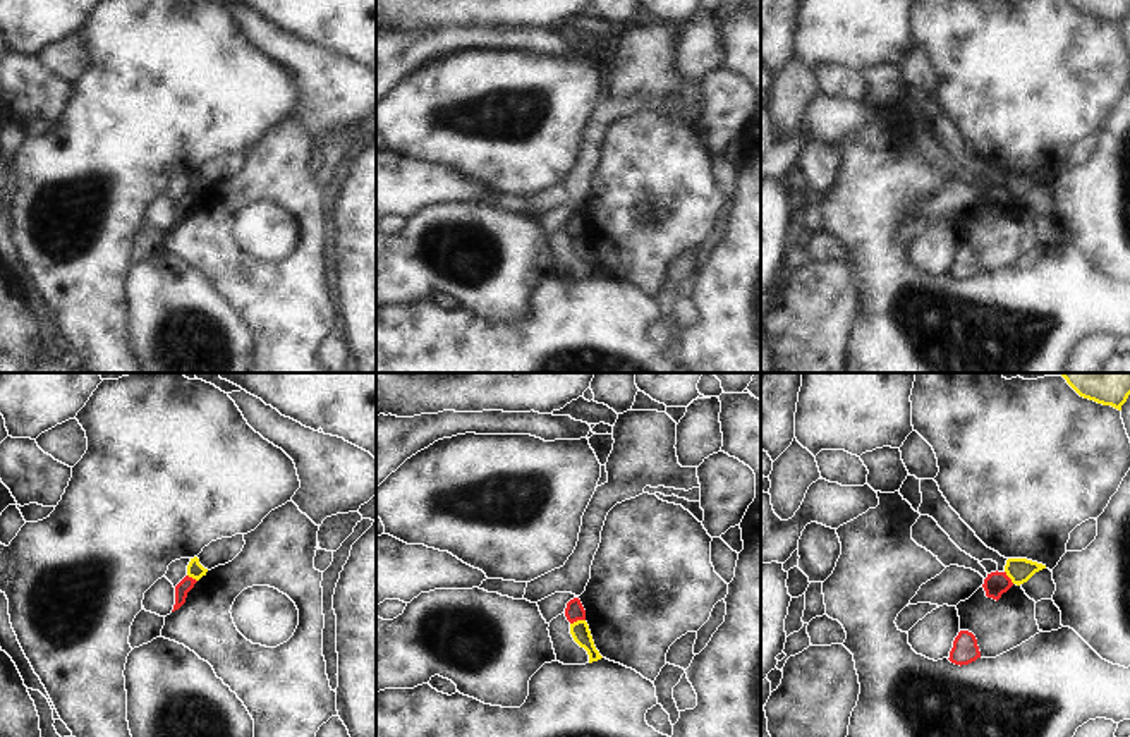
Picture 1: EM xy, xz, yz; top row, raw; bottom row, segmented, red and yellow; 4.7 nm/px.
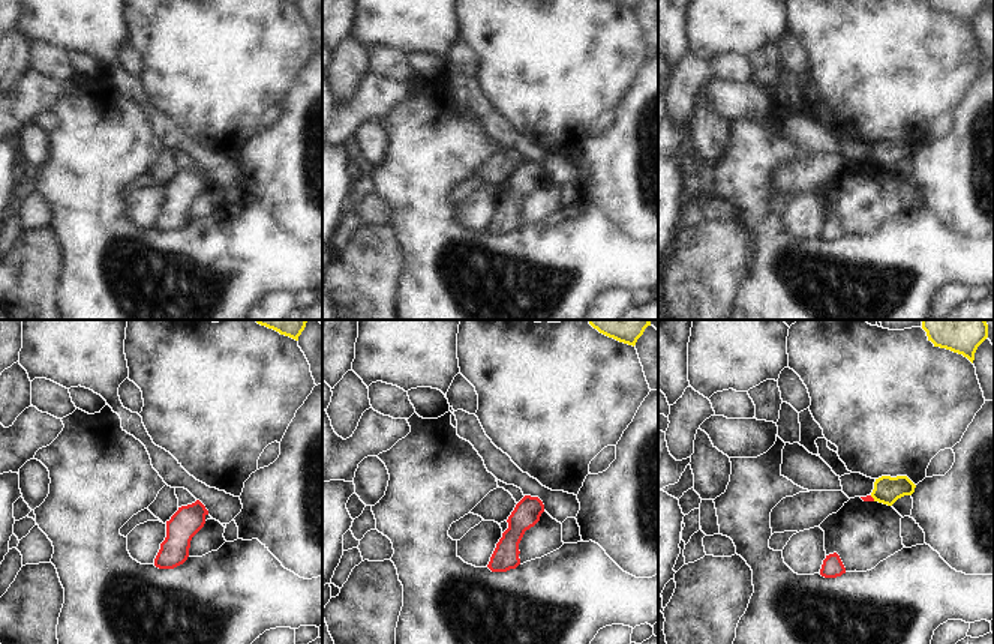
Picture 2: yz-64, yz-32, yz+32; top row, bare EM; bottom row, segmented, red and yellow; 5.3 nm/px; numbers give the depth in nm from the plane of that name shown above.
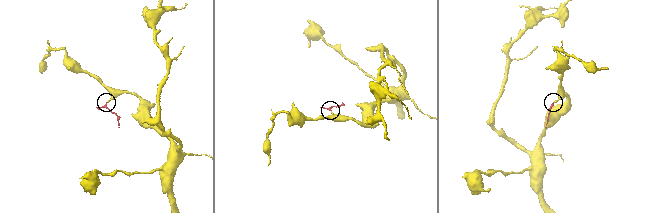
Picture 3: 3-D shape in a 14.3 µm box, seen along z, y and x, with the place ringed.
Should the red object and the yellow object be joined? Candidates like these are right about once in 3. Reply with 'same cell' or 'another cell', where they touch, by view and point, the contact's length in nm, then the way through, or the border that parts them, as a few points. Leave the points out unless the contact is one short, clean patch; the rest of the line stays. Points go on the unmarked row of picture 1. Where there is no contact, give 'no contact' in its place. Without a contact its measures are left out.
another cell; meets red in xz at (577, 234); contact 80 nm long; border along xz (584, 234), (571, 239)

